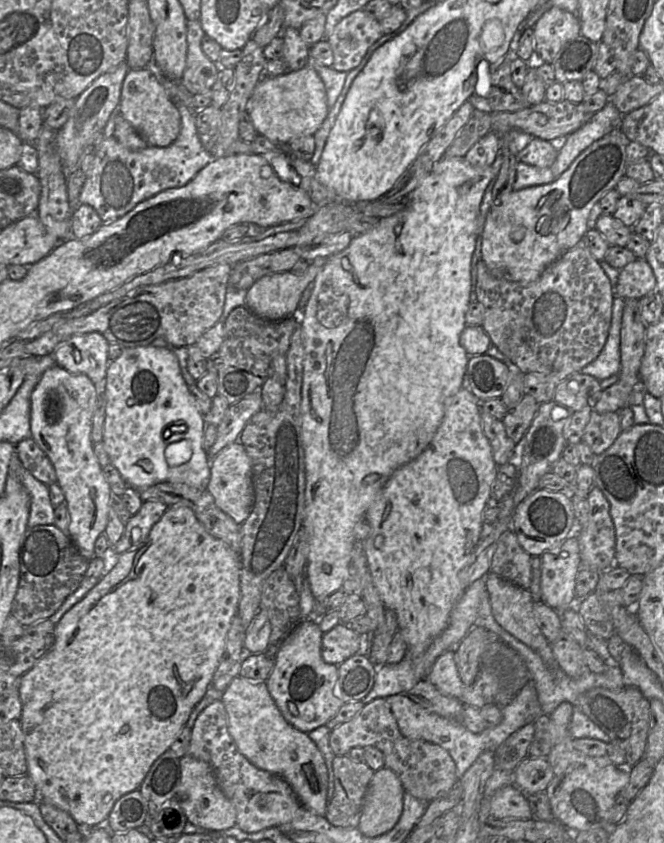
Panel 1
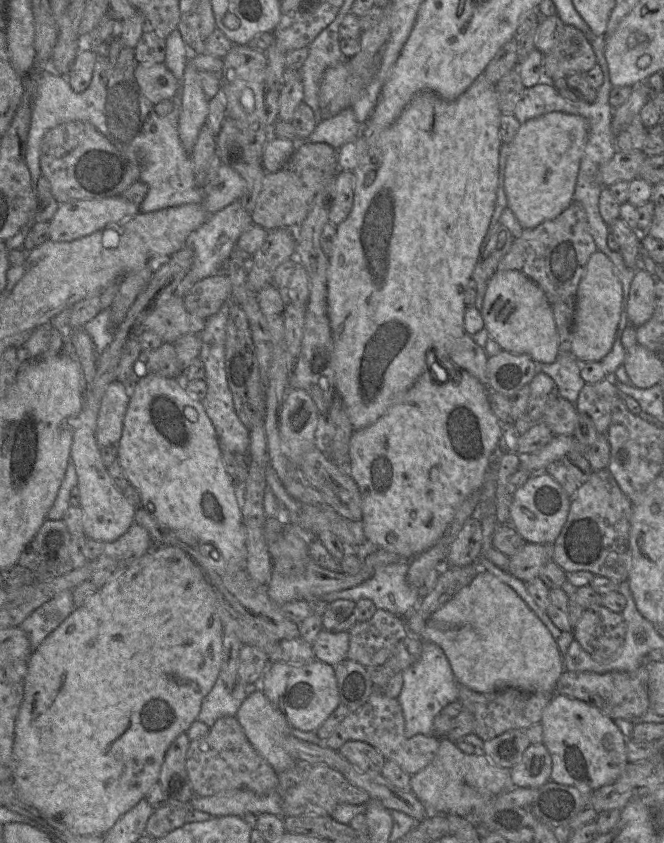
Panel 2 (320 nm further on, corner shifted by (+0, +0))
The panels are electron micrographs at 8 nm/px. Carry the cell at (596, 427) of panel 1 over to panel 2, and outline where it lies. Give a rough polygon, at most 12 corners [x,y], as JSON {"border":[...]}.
{"border":[[607,379],[586,383],[575,407],[605,434],[620,396]]}

